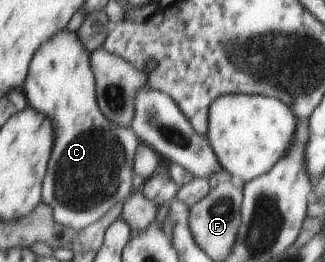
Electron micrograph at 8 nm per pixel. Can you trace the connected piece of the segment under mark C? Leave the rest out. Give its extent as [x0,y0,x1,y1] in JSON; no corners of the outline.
[23,29,140,229]

